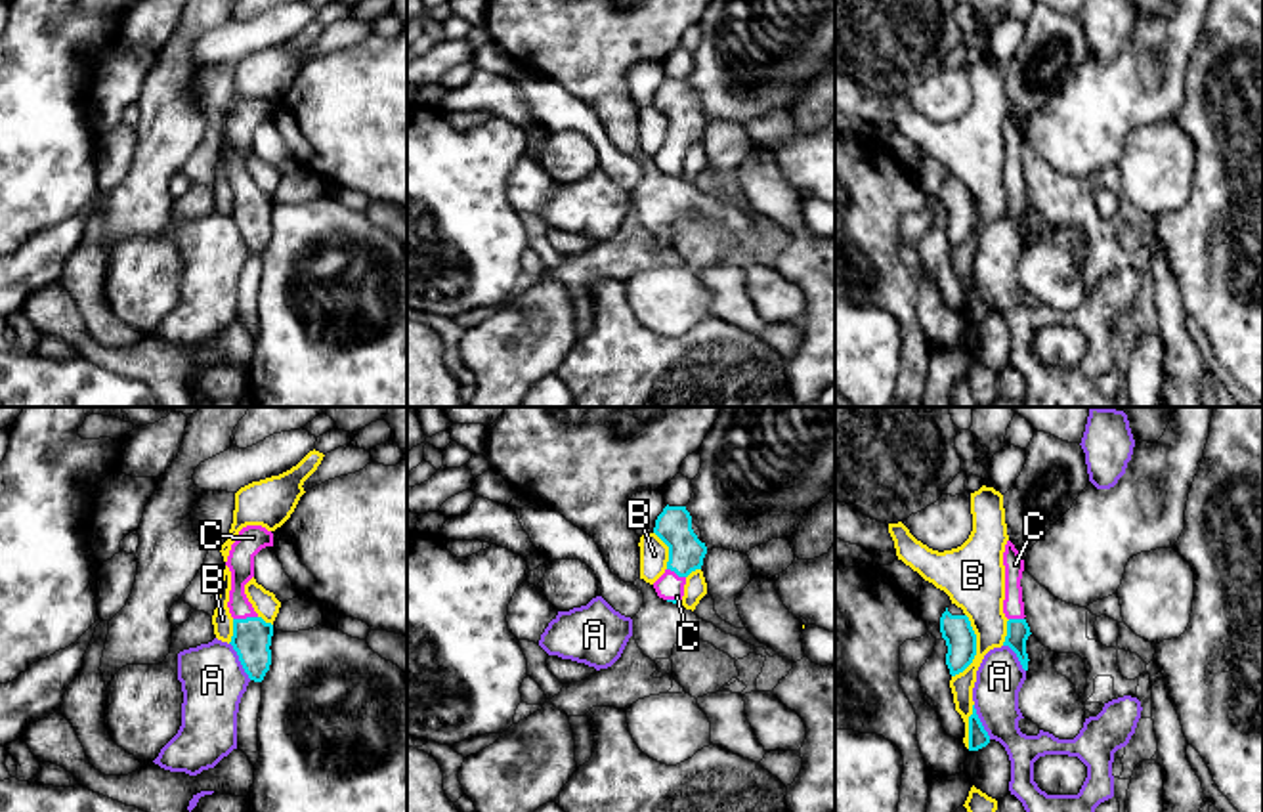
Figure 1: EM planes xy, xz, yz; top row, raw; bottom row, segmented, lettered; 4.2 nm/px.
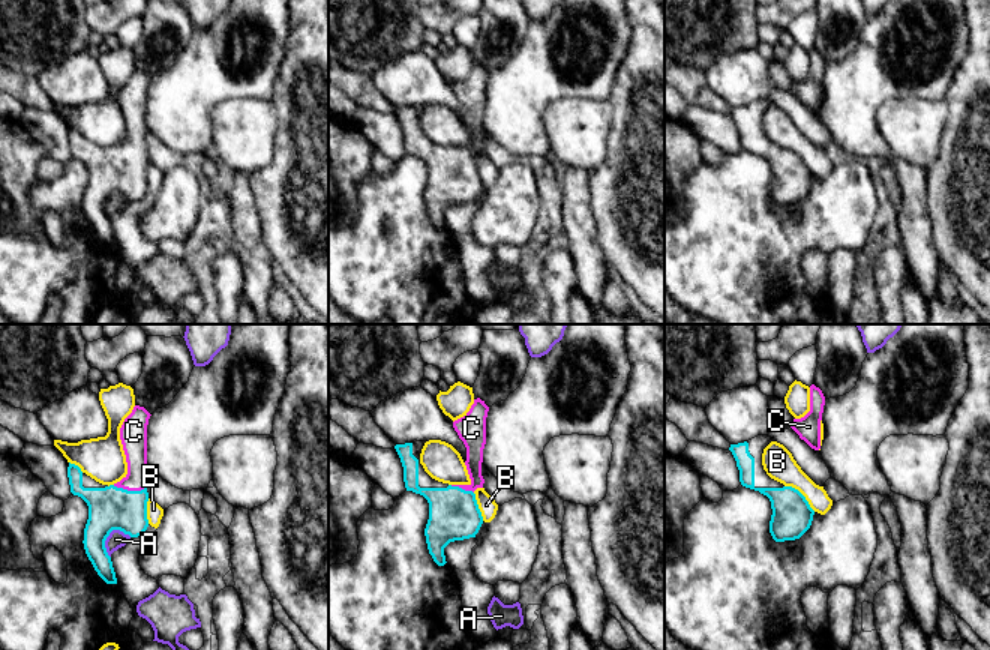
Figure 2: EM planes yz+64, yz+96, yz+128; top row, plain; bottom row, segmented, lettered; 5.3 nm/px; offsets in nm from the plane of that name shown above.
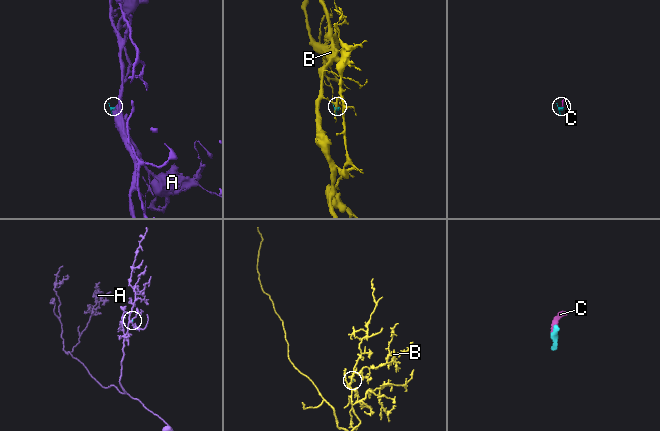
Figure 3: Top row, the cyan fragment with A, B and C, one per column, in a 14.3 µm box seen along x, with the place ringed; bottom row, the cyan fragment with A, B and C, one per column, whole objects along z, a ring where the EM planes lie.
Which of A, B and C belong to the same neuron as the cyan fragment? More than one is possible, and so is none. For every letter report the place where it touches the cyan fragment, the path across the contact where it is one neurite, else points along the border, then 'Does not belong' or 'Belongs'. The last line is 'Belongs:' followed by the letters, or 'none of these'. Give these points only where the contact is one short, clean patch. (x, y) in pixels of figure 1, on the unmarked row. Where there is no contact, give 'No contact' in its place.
A: Touches cyan at xy (239, 232). Boundary: xy (230, 214), (251, 251). Does not belong
B: Touches cyan at yz (975, 220). Does not belong
C: Touches cyan at xy (247, 190). Path across: xy (251, 211), (247, 190), (237, 176), (241, 130). Belongs
Belongs: C

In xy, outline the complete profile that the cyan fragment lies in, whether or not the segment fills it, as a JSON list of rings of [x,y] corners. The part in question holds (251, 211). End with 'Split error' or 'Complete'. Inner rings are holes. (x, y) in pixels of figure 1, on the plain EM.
[[[246,97],[239,103],[225,134],[231,143],[227,180],[233,189],[233,208],[229,216],[254,254],[262,254],[269,243],[273,197],[254,183],[245,157],[254,149],[254,128],[266,118],[273,118],[273,105],[262,97]]]. Split error

